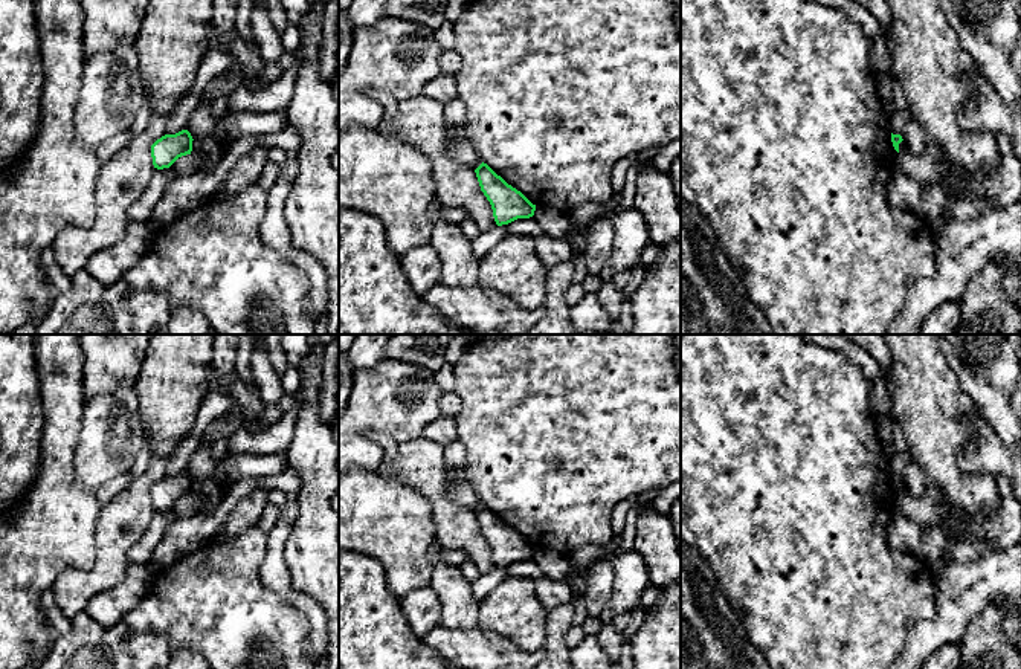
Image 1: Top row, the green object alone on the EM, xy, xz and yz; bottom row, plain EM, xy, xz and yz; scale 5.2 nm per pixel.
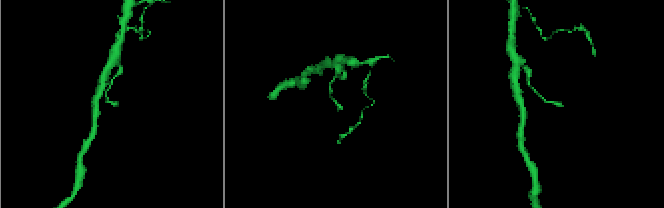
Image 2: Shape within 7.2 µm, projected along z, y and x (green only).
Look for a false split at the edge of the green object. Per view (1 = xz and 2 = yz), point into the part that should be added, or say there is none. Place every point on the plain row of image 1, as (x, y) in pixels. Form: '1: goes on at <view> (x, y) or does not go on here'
1: does not go on here
2: does not go on here

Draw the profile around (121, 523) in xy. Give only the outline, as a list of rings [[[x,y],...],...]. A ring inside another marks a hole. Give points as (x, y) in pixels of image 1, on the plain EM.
[[[153,455],[143,473],[105,503],[96,522],[96,561],[90,570],[66,568],[53,583],[58,608],[73,619],[89,600],[125,579],[127,553],[148,528],[154,507],[151,487],[160,481],[172,455]]]

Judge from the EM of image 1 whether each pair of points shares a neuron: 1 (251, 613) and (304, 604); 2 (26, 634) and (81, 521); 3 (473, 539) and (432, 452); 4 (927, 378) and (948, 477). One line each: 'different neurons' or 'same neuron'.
1: different neurons
2: same neuron
3: same neuron
4: same neuron

